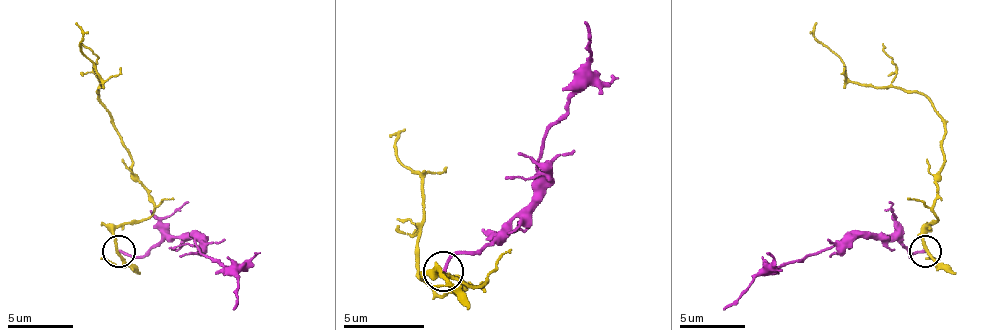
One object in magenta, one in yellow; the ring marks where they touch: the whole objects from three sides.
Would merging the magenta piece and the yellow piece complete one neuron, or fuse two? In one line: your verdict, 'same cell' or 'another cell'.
another cell

